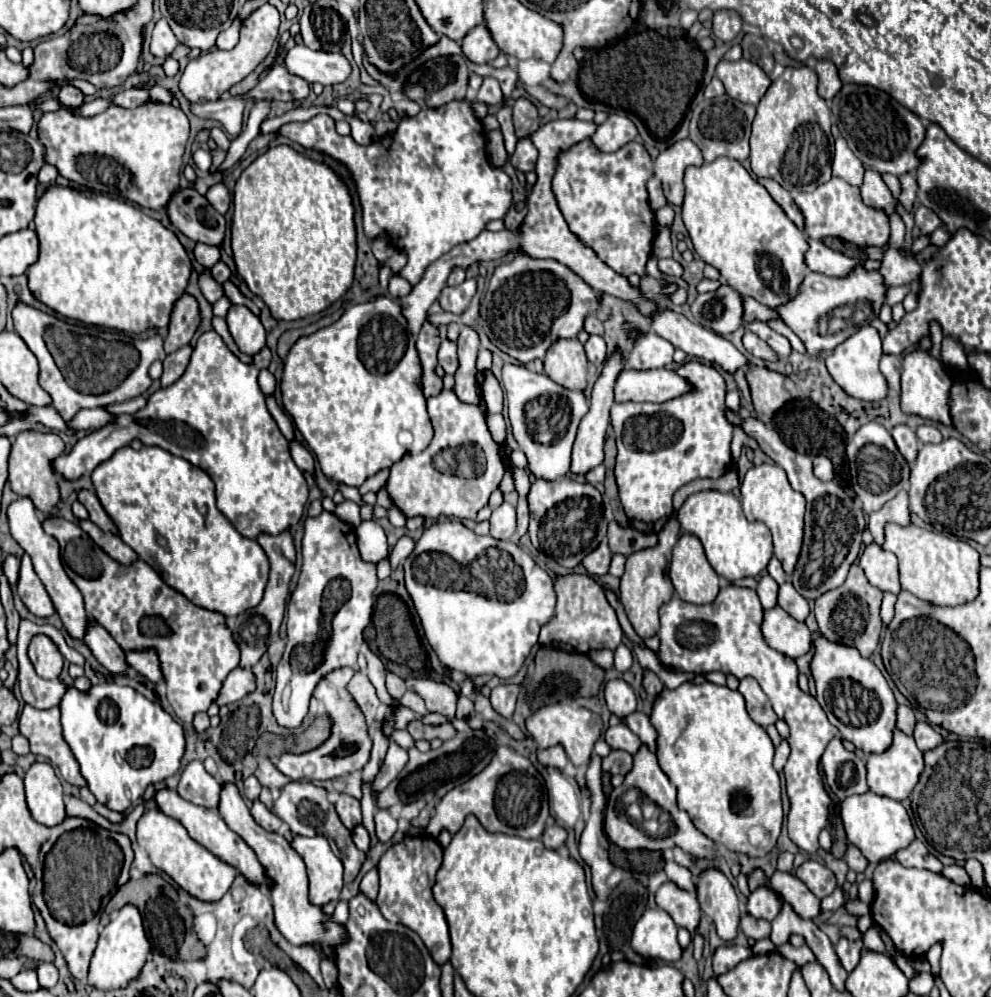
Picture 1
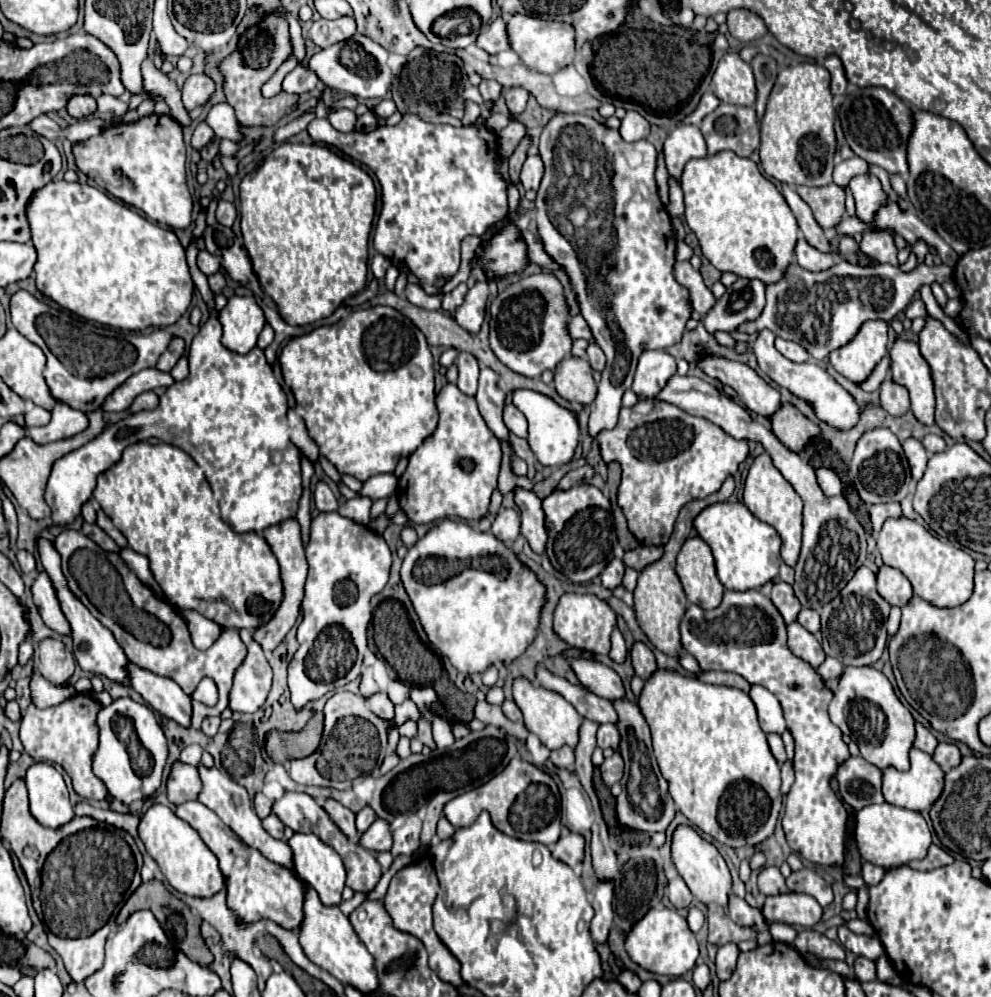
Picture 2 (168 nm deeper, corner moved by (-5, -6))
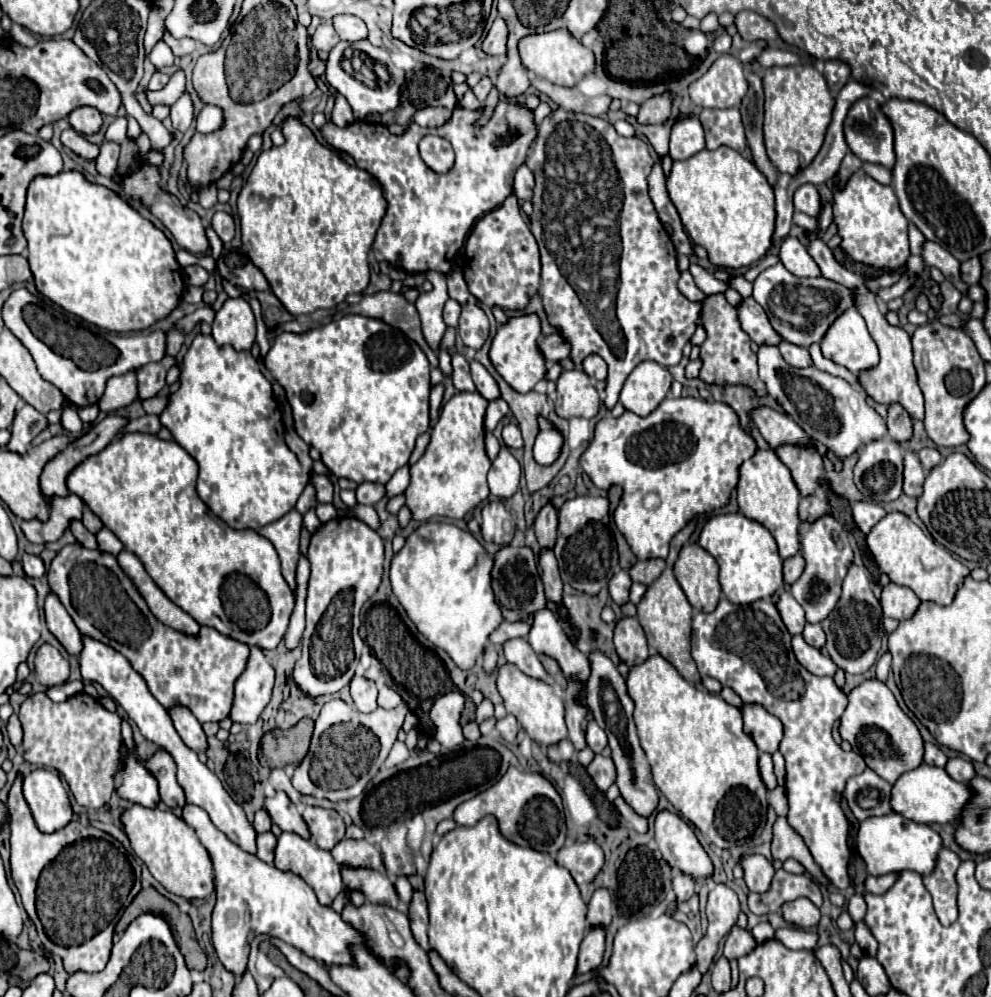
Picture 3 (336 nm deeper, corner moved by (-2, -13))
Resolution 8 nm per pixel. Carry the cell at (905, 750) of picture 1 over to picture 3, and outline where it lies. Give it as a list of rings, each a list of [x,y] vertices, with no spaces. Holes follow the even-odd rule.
[[[921,764],[917,770],[905,772],[895,784],[893,784],[893,810],[901,816],[915,820],[919,824],[957,824],[959,812],[963,810],[963,804],[971,800],[971,788],[969,784],[955,782],[945,768],[935,768],[929,764]]]

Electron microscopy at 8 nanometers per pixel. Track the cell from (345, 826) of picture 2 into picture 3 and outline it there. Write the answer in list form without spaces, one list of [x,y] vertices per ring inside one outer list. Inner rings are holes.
[[[307,806],[301,816],[309,828],[309,842],[315,846],[331,850],[339,840],[345,838],[345,824],[335,810]]]

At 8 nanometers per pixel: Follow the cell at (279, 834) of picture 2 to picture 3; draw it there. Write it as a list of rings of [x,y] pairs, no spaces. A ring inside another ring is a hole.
[[[271,832],[259,834],[259,836],[257,836],[257,852],[255,852],[255,856],[257,856],[259,860],[263,860],[263,862],[273,862],[275,844],[277,844],[277,838],[275,838]]]

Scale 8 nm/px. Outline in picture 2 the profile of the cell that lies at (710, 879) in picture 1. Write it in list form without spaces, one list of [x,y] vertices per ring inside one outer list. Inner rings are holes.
[[[680,825],[672,837],[672,859],[680,877],[686,881],[688,889],[700,903],[704,905],[716,903],[722,909],[728,909],[728,897],[732,893],[732,877],[722,855],[716,851],[712,843],[704,841],[692,827]]]

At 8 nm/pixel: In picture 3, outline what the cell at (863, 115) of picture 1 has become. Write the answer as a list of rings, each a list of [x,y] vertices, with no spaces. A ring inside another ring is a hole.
[[[871,96],[857,100],[845,118],[845,140],[851,152],[861,158],[861,162],[881,164],[885,168],[893,168],[895,152],[893,152],[893,128],[881,106]]]

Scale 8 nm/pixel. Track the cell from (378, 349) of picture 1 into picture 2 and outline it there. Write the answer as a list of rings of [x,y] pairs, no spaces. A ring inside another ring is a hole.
[[[390,307],[360,309],[360,311],[350,313],[346,319],[340,319],[334,325],[318,327],[318,329],[306,333],[306,335],[300,335],[300,337],[292,339],[282,349],[280,363],[282,363],[284,383],[290,387],[290,391],[296,397],[296,413],[304,419],[312,441],[320,449],[320,455],[324,455],[342,475],[352,475],[360,481],[366,481],[366,479],[370,479],[374,475],[380,475],[380,473],[394,473],[398,461],[402,457],[412,455],[428,437],[432,437],[432,433],[438,425],[438,411],[436,411],[436,405],[434,405],[434,365],[432,365],[430,347],[426,343],[426,337],[422,335],[422,331],[408,317],[402,317],[402,313],[398,313],[396,309],[390,309]]]

